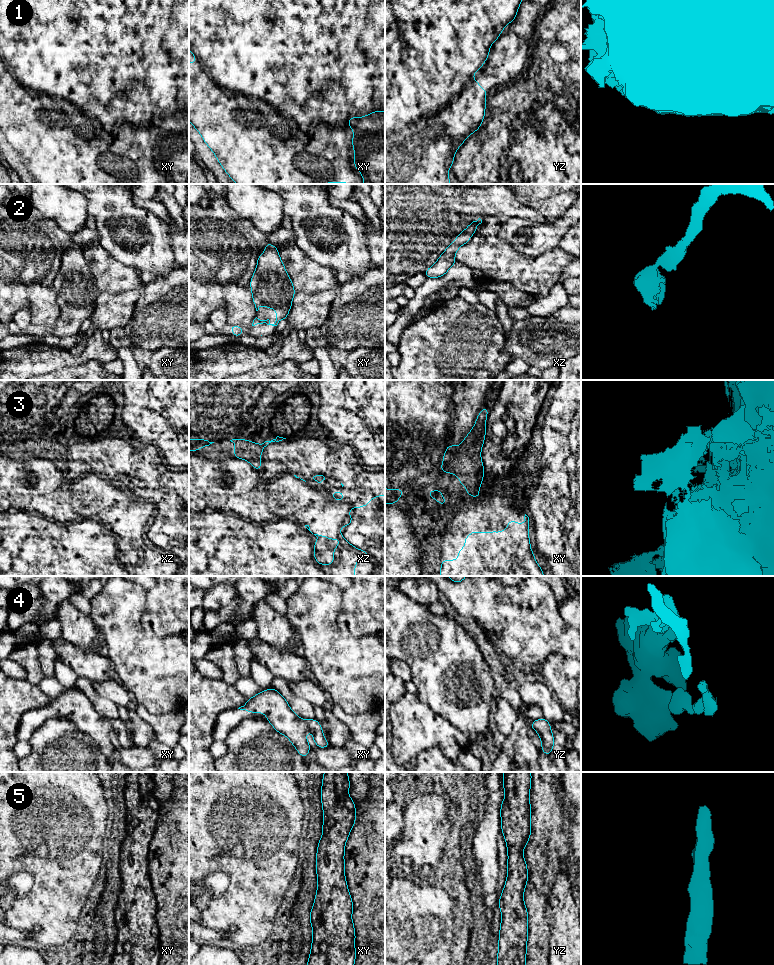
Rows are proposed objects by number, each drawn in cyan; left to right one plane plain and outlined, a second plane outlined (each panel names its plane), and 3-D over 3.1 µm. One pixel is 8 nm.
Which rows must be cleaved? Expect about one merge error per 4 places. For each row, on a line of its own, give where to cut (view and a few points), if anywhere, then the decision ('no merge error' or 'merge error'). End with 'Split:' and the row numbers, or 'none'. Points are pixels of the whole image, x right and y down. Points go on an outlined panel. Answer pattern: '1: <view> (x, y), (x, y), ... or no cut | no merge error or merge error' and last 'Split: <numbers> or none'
1: no cut | no merge error
2: no cut | no merge error
3: xz (276, 438), (282, 439) | merge error
4: no cut | no merge error
5: no cut | no merge error
Split: 3

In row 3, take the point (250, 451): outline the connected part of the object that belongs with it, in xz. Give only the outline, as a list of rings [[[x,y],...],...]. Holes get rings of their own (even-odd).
[[[232,439],[230,441],[235,444],[234,458],[244,459],[248,461],[255,470],[260,470],[262,467],[260,458],[263,449],[271,442],[279,442],[282,440],[283,439],[273,439],[271,441],[265,441],[261,445],[246,439]]]

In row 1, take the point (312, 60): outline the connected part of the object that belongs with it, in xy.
[[[189,0],[189,51],[190,51],[190,52],[191,52],[191,53],[192,53],[192,54],[193,54],[193,55],[195,55],[195,56],[196,56],[196,60],[195,60],[195,62],[194,62],[194,63],[189,63],[189,122],[190,122],[190,123],[191,123],[191,124],[192,124],[192,125],[193,125],[193,126],[194,126],[194,127],[195,127],[195,129],[196,129],[196,130],[197,130],[197,132],[199,132],[199,133],[200,133],[200,134],[201,134],[201,136],[202,136],[202,138],[203,138],[203,140],[204,140],[204,142],[205,142],[205,143],[206,143],[206,144],[207,144],[207,146],[208,146],[208,147],[209,147],[209,148],[210,148],[210,149],[211,149],[211,150],[212,150],[212,152],[213,152],[213,153],[214,153],[214,155],[215,155],[215,156],[216,156],[216,158],[217,158],[217,160],[218,160],[218,162],[219,162],[219,163],[220,163],[220,165],[221,165],[221,166],[222,166],[222,167],[223,167],[223,169],[224,169],[224,170],[225,170],[225,172],[226,172],[226,173],[227,173],[227,175],[229,175],[229,176],[230,176],[230,177],[231,177],[231,179],[232,179],[232,181],[233,181],[233,182],[234,182],[234,183],[237,183],[237,184],[324,184],[324,183],[350,183],[350,184],[364,184],[364,176],[363,176],[363,175],[362,175],[362,174],[361,174],[361,172],[360,172],[360,171],[359,171],[359,170],[358,170],[358,169],[357,169],[357,168],[356,168],[356,166],[355,166],[355,159],[354,159],[354,156],[355,156],[355,149],[354,149],[354,147],[353,147],[353,137],[354,137],[354,129],[353,129],[353,128],[351,128],[351,127],[350,127],[350,126],[349,126],[349,125],[348,125],[348,122],[349,122],[349,120],[350,120],[350,119],[351,119],[351,118],[352,118],[352,117],[357,117],[357,118],[360,118],[360,119],[361,119],[361,118],[363,118],[363,117],[365,117],[365,116],[368,116],[368,115],[370,115],[370,114],[372,114],[372,113],[374,113],[374,112],[377,112],[377,111],[382,111],[382,112],[384,112],[384,113],[385,113],[385,0]]]

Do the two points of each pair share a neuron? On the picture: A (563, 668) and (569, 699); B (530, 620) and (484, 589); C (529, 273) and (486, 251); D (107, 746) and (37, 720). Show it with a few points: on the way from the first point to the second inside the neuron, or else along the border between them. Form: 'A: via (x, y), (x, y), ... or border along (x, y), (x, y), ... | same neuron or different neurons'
A: via (563, 676), (565, 691) | same neuron
B: via (517, 616), (499, 609), (492, 602) | same neuron
C: via (518, 268), (497, 261) | same neuron
D: via (93, 728), (74, 709), (55, 709) | same neuron

